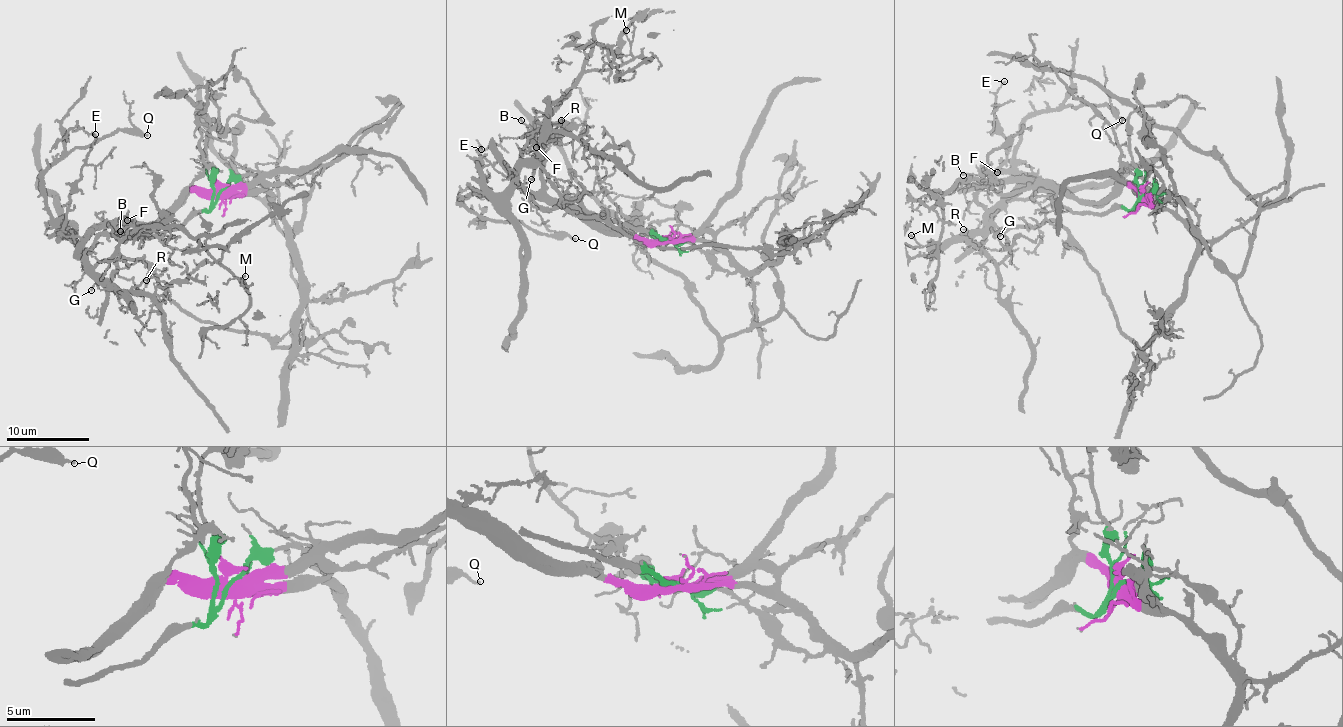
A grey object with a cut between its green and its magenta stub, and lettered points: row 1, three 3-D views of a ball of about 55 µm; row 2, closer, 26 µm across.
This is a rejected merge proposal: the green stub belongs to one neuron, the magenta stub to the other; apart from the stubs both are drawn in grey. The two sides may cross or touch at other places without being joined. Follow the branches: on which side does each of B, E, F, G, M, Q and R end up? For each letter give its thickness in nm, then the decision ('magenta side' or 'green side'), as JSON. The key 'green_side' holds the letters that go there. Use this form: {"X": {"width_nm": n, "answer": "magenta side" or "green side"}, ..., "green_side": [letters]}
{"B": {"width_nm": 140, "answer": "magenta side"}, "E": {"width_nm": 100, "answer": "green side"}, "F": {"width_nm": 120, "answer": "green side"}, "G": {"width_nm": 110, "answer": "green side"}, "M": {"width_nm": 120, "answer": "magenta side"}, "Q": {"width_nm": 130, "answer": "green side"}, "R": {"width_nm": 120, "answer": "green side"}, "green_side": ["E", "F", "G", "Q", "R"]}

